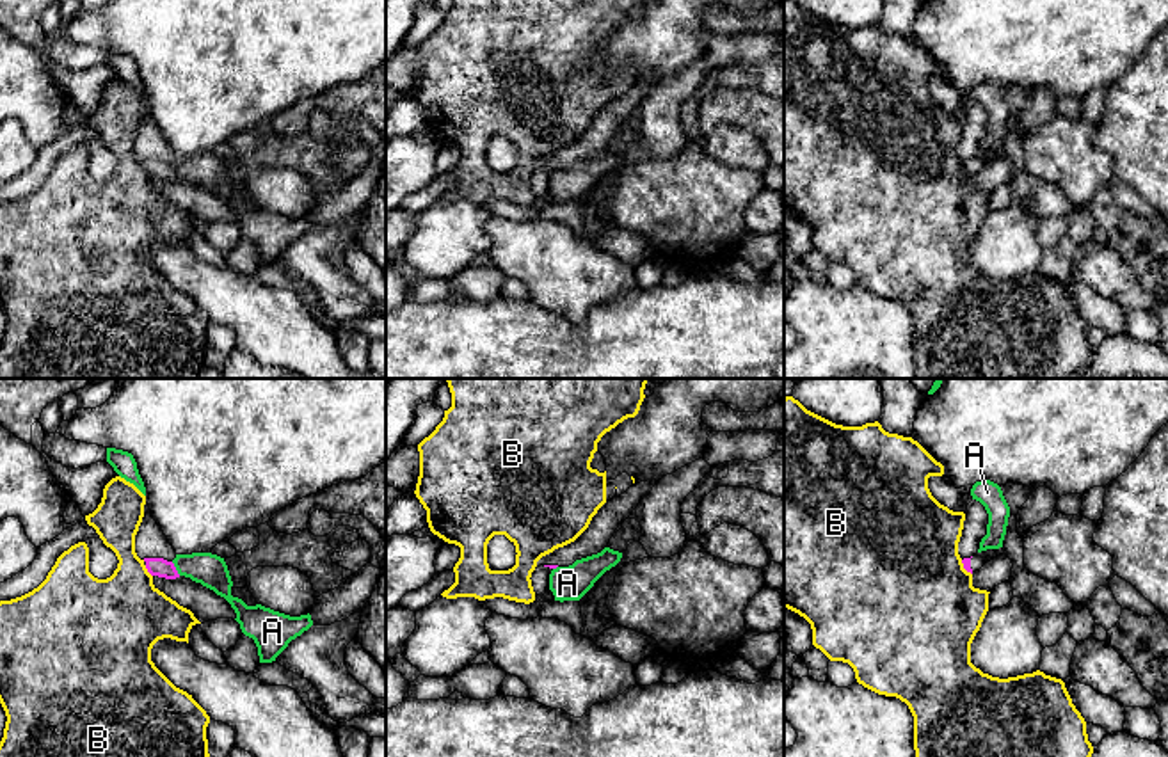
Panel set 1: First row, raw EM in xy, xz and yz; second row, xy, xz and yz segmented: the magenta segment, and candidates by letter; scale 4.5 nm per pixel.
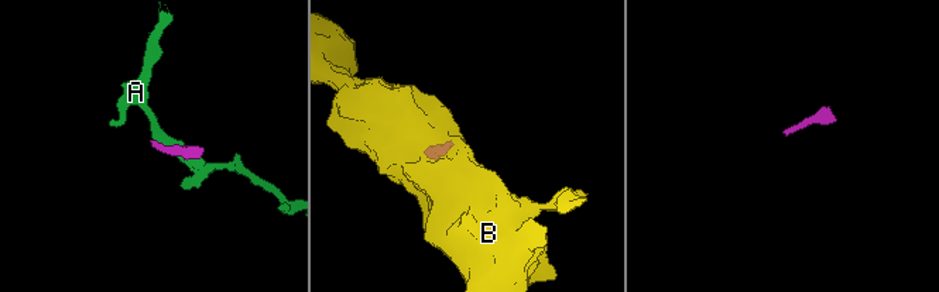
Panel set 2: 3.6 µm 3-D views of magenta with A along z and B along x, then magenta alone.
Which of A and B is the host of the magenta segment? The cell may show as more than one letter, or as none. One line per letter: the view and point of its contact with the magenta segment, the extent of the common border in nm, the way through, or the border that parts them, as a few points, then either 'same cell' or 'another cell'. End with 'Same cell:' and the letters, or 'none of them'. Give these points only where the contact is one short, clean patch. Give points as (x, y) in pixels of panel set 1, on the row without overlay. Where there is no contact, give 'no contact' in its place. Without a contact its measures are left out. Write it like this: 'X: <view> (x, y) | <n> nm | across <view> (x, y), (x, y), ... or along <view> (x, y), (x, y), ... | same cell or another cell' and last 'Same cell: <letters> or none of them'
A: xy (175, 171) | 80 nm | another cell
B: xy (148, 173) | 70 nm | another cell
Same cell: none of them

